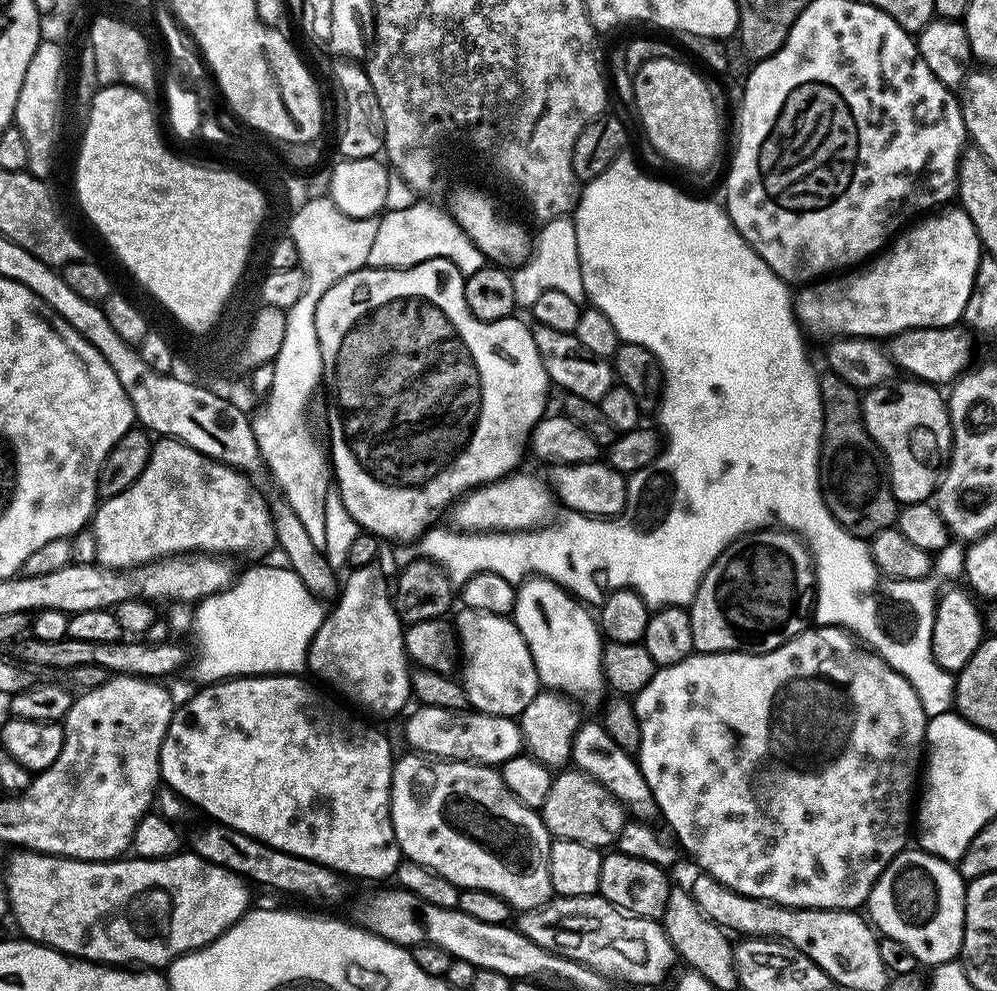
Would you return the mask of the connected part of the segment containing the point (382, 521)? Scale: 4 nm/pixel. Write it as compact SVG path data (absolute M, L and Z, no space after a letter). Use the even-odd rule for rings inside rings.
M430 258L430 259L429 259L429 260L427 260L427 261L426 261L426 262L422 262L422 263L421 263L421 264L415 264L415 265L414 265L414 266L410 266L410 267L409 267L409 268L370 268L370 267L367 267L367 266L365 266L365 267L363 267L363 268L359 268L359 269L358 269L358 270L357 270L357 271L356 271L356 272L351 272L351 273L350 273L350 274L346 274L346 278L342 278L342 279L341 279L341 280L339 280L339 281L338 281L338 282L334 282L334 286L330 286L330 290L326 290L326 294L322 294L322 302L318 302L318 306L317 306L317 307L316 307L316 329L317 329L317 330L318 330L318 342L319 342L319 343L320 343L320 349L321 349L321 350L322 350L322 366L323 366L323 367L324 367L324 378L323 378L323 381L322 381L322 384L323 384L323 387L324 387L324 388L325 388L325 389L326 389L326 388L327 388L327 387L328 387L328 432L329 432L329 434L330 434L330 435L332 435L332 448L331 448L331 444L330 444L330 463L331 463L331 465L332 465L332 467L333 467L333 469L334 469L334 480L335 480L335 483L336 483L336 484L337 484L337 485L338 485L338 492L339 492L339 488L340 488L340 496L341 496L341 498L342 498L342 499L344 499L344 508L345 508L345 510L346 510L346 511L348 511L348 512L349 512L349 514L350 514L350 515L352 515L352 516L353 516L353 518L354 518L354 519L356 519L356 520L357 520L357 522L358 522L358 523L360 523L360 525L359 525L359 527L360 527L360 528L361 528L361 529L363 529L363 531L365 531L365 532L372 532L372 533L374 533L374 535L375 535L375 536L379 536L379 537L381 537L381 538L383 538L383 539L384 539L384 540L385 540L385 541L388 541L388 540L409 540L409 542L415 542L415 541L417 541L417 540L419 540L419 539L420 539L420 537L421 537L421 536L423 536L423 535L424 535L424 533L425 533L425 532L427 532L427 531L428 531L428 529L429 529L429 528L431 528L431 527L433 527L433 525L435 525L435 524L436 524L436 523L437 523L437 521L439 521L439 520L436 520L436 519L438 519L438 518L439 518L439 516L440 516L440 512L444 512L444 513L447 513L447 512L448 512L448 511L449 511L449 509L451 509L451 507L452 507L452 505L453 505L453 504L455 504L455 503L456 503L456 501L457 501L457 500L459 500L459 499L460 499L460 497L462 497L462 496L464 496L464 495L466 495L466 494L467 494L467 493L468 493L468 492L470 492L470 491L472 491L472 489L473 489L473 488L481 488L481 486L482 486L482 485L484 485L484 484L489 484L489 483L490 483L490 482L494 482L494 481L495 481L495 480L500 480L500 479L502 479L502 478L503 478L503 477L504 477L504 476L510 476L510 475L512 475L512 473L513 473L513 472L515 472L515 471L517 471L517 469L519 469L519 468L520 468L520 467L521 467L521 464L520 464L520 459L522 459L522 458L523 458L523 456L524 456L524 452L525 452L525 456L526 456L526 449L527 449L527 448L528 448L528 447L529 447L529 444L530 444L530 437L531 437L531 434L532 434L532 430L533 430L533 428L535 428L535 426L536 426L536 424L537 424L537 423L538 423L538 421L539 421L539 420L542 420L542 419L544 419L544 417L545 417L545 415L546 415L546 413L547 413L547 412L548 412L548 411L549 411L549 408L548 408L548 388L549 388L549 389L550 389L550 381L549 381L549 378L548 378L548 375L547 375L547 374L546 374L546 366L542 366L542 358L541 358L541 357L540 357L540 355L539 355L539 354L538 354L538 346L534 346L534 338L533 338L533 337L532 337L532 328L531 328L531 327L529 327L529 325L527 325L527 326L526 326L526 325L524 325L524 324L523 324L523 322L522 322L522 321L520 321L520 320L516 320L516 319L517 319L517 317L516 317L516 316L515 316L515 315L511 315L511 316L508 316L508 317L504 317L504 318L502 318L502 319L501 319L501 320L498 320L498 321L482 321L482 320L479 320L479 319L478 319L478 317L475 317L475 316L474 316L474 314L472 314L472 313L471 313L471 310L470 310L470 307L469 307L469 306L468 306L468 305L467 305L467 304L466 304L466 290L465 290L465 289L464 289L464 281L465 281L465 277L464 277L464 276L463 276L463 274L462 274L462 273L461 273L461 272L460 272L460 271L459 271L459 270L458 270L458 266L454 266L454 262L450 262L450 261L449 261L449 260L447 260L447 259L446 259L446 258Z

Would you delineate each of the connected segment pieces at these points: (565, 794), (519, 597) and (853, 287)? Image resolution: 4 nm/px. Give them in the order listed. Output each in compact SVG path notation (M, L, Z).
M560 770L553 777L550 794L538 809L546 830L557 840L582 842L582 846L608 850L613 847L626 819L626 809L602 782L579 770Z
M532 576L517 587L516 604L510 613L533 656L541 685L548 690L559 690L581 705L596 704L601 699L600 704L606 693L602 633L593 613L591 616L587 611L591 612L553 580Z
M948 206L905 227L871 262L801 287L794 296L794 313L807 331L809 328L812 332L829 332L832 338L891 338L908 328L950 328L961 323L966 302L970 302L981 255L974 222L970 222L963 208Z

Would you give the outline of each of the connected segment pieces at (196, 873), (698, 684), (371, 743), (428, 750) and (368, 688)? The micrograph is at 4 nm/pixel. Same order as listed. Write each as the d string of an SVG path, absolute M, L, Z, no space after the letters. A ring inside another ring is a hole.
M33 850L33 852L16 852L8 860L8 869L4 872L3 887L8 890L8 907L10 916L16 919L20 927L21 937L34 940L38 944L45 944L47 948L57 948L78 960L90 960L93 964L107 964L109 966L143 966L148 970L164 970L172 961L187 952L196 952L210 942L214 942L222 933L243 918L249 911L248 888L249 881L232 872L229 868L218 866L206 858L197 856L191 850L181 850L174 856L167 856L161 860L141 860L139 858L121 858L119 860L71 860L69 856L49 856L47 852Z
M805 630L805 631L803 631L803 632L801 632L801 633L800 633L800 635L798 635L798 636L795 636L795 637L794 637L794 638L793 638L793 639L792 639L792 640L791 640L791 641L790 641L790 642L786 642L786 643L785 643L785 644L783 644L783 645L782 645L782 646L778 646L778 650L770 650L770 651L769 651L769 652L701 652L701 653L699 653L699 654L693 654L693 655L690 655L690 656L688 656L688 657L687 657L687 658L686 658L686 659L685 659L685 660L683 660L683 661L682 661L682 662L678 662L678 663L677 663L677 664L665 664L665 665L663 665L663 666L660 666L660 667L657 667L657 669L656 669L656 673L655 673L655 674L654 674L654 678L650 678L650 682L649 682L649 683L648 683L648 684L647 684L647 685L646 685L646 686L642 686L642 690L641 690L641 691L640 691L640 692L638 692L638 693L636 693L636 695L635 695L635 697L634 697L634 703L635 703L635 705L636 705L636 713L637 713L637 714L638 714L638 722L639 722L639 723L640 723L640 725L641 725L641 726L642 726L642 742L641 742L641 748L640 748L640 751L639 751L639 753L638 753L638 763L639 763L639 765L640 765L640 769L641 769L641 770L642 770L642 774L643 774L643 775L644 775L644 777L645 777L645 778L646 778L646 782L647 782L647 783L648 783L648 785L649 785L649 786L650 786L650 790L651 790L651 791L652 791L652 796L653 796L653 798L654 798L654 799L656 799L656 807L657 807L657 809L658 809L658 812L659 812L659 815L660 815L660 816L661 816L661 817L662 817L662 820L663 820L663 816L664 816L664 820L665 820L665 822L666 822L666 823L668 823L668 824L669 824L669 826L670 826L670 827L672 827L672 830L673 830L673 832L674 832L674 833L675 833L675 834L676 834L676 836L677 836L677 837L676 837L676 836L675 836L675 839L676 839L676 840L677 840L677 841L679 841L679 843L680 843L680 844L681 844L681 845L682 845L682 848L683 848L683 844L682 844L682 843L684 843L684 848L685 848L685 850L686 850L686 851L688 851L688 852L689 852L689 854L690 854L690 855L692 855L692 856L693 856L693 858L694 858L694 859L696 859L696 860L697 860L697 862L698 862L698 863L700 863L700 864L701 864L701 866L702 866L702 867L704 867L704 868L701 868L701 869L703 869L703 871L704 871L704 872L705 872L705 873L707 873L707 875L710 875L710 876L713 876L713 877L714 877L714 878L718 878L718 882L722 882L722 886L726 886L726 887L727 887L727 888L729 888L729 889L730 889L730 890L734 890L734 891L735 891L735 892L737 892L737 893L738 893L738 894L742 894L742 895L743 895L743 896L749 896L749 897L750 897L750 898L754 898L754 899L755 899L755 900L767 900L767 901L769 901L769 902L771 902L771 903L773 903L773 904L781 904L781 906L782 906L782 907L784 907L784 908L827 908L827 909L829 909L829 910L856 910L856 909L859 909L859 908L860 908L860 907L861 907L861 906L864 906L864 905L867 905L867 903L868 903L868 895L869 895L869 894L870 894L870 890L871 890L871 889L872 889L872 888L873 888L873 886L875 886L875 885L876 885L876 879L877 879L877 878L878 878L878 877L879 877L879 876L880 876L880 875L882 875L882 873L883 873L883 872L884 872L884 871L885 871L885 870L886 870L886 866L887 866L887 865L888 865L888 864L889 864L889 863L890 863L890 861L891 861L891 860L893 860L893 858L895 858L895 856L897 856L897 855L898 855L898 853L900 853L900 852L902 852L902 851L905 851L905 849L907 849L907 848L908 848L908 847L909 847L909 844L910 844L910 841L908 841L908 832L909 832L909 836L910 836L910 825L911 825L911 824L912 824L912 823L913 823L913 820L914 820L914 807L913 807L913 808L912 808L912 795L914 795L914 794L915 794L915 792L916 792L916 775L918 775L918 774L919 774L919 772L922 772L922 761L923 761L923 760L924 760L924 759L925 759L925 756L926 756L926 737L927 737L927 735L928 735L928 722L929 722L929 717L927 717L927 716L925 716L925 715L924 715L924 711L923 711L923 710L922 710L922 702L921 702L921 701L920 701L920 699L919 699L919 698L918 698L918 694L917 694L917 693L916 693L916 691L915 691L915 690L914 690L914 689L913 689L913 688L912 688L912 683L910 683L910 682L909 682L909 680L907 680L907 678L905 678L905 677L904 677L904 676L903 676L903 675L902 675L902 674L898 674L898 673L897 673L897 672L895 672L895 671L894 671L894 669L892 669L892 668L891 668L891 667L890 667L890 665L889 665L889 664L888 664L888 663L886 663L886 662L885 662L885 660L883 660L883 658L881 658L881 656L878 656L878 655L876 655L876 653L875 653L875 651L872 651L872 650L863 650L863 651L864 651L864 652L852 652L852 653L850 653L850 654L849 654L849 656L840 656L840 657L838 657L838 658L837 658L837 660L836 660L836 661L834 661L834 662L833 662L833 664L832 664L832 665L830 665L830 666L829 666L829 668L828 668L828 672L829 672L829 674L830 674L830 675L832 675L832 680L816 680L816 681L814 681L814 682L813 682L813 684L812 684L812 680L811 680L811 676L820 676L820 675L822 675L822 674L823 674L823 672L824 672L824 667L826 667L826 666L827 666L827 664L828 664L828 652L827 652L827 650L826 650L826 649L824 649L824 636L823 636L823 634L822 634L822 633L820 633L820 632L811 632L811 630ZM783 688L785 688L785 690L786 690L786 691L788 691L788 692L793 692L793 694L794 694L794 695L796 695L796 696L800 696L800 695L802 695L802 694L803 694L803 692L808 692L808 691L810 691L810 690L811 690L811 688L812 688L812 696L813 696L813 698L814 698L814 699L816 699L816 716L815 716L815 714L814 714L814 713L812 713L812 712L811 712L811 710L810 710L810 709L808 709L808 708L804 708L804 709L802 709L802 710L801 710L801 712L788 712L788 713L786 713L786 714L785 714L785 716L784 716L784 745L782 745L782 746L781 746L781 748L780 748L780 749L778 749L778 750L777 750L777 752L776 752L776 744L775 744L775 742L774 742L774 741L772 741L772 707L774 707L774 706L775 706L775 704L776 704L776 695L778 695L778 694L779 694L779 692L780 692L780 691L782 691L782 690L783 690ZM799 744L808 744L808 745L806 745L806 746L805 746L805 748L804 748L804 752L803 752L803 750L802 750L802 749L800 749L800 748L799 748Z
M269 674L266 676L237 676L235 678L229 678L227 680L221 680L215 684L209 684L207 686L201 687L199 690L201 692L196 692L184 705L177 707L172 713L172 720L168 724L168 729L166 730L166 738L162 742L162 750L160 751L160 778L161 781L171 791L174 791L180 795L180 799L187 802L189 805L197 804L206 815L212 816L211 818L217 824L225 824L228 828L233 828L238 830L242 834L247 836L252 836L255 840L260 840L264 844L269 844L272 848L277 848L283 852L289 852L294 854L298 858L306 858L307 860L313 860L319 864L324 865L325 868L333 869L345 877L348 876L361 876L364 880L380 880L376 882L384 882L387 878L395 877L396 867L401 862L402 853L400 847L396 845L396 835L392 829L392 766L394 763L394 755L392 756L392 744L375 728L372 724L367 724L364 720L359 720L354 713L348 708L343 708L339 704L341 701L339 699L331 700L326 693L320 688L315 688L308 680L303 680L305 677L300 674Z
M417 707L417 712L408 720L408 744L413 753L441 760L471 760L474 764L502 766L510 758L521 755L524 748L524 735L519 723L510 717L496 717L494 714L472 710L452 712L449 708Z
M379 563L375 564L367 564L366 566L358 567L351 569L347 574L347 578L344 582L342 582L339 596L335 601L336 608L332 611L332 609L325 615L324 622L322 626L316 631L315 637L313 638L311 645L308 647L306 653L306 666L309 670L309 673L312 672L316 674L320 679L328 682L332 687L336 688L340 693L338 693L341 697L346 696L348 699L365 706L365 708L376 714L380 714L382 716L394 716L398 712L402 711L406 704L412 700L412 680L411 673L412 668L410 665L410 658L405 650L405 642L404 642L404 625L400 620L400 616L396 612L395 601L393 600L391 591L390 591L390 582L386 580L386 576L383 570L380 568L381 565Z

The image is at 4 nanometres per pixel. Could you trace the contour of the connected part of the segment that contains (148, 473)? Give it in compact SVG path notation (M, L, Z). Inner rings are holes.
M160 438L153 443L150 462L146 470L122 494L103 501L97 507L91 521L92 532L98 538L97 561L105 568L127 570L139 564L149 564L166 556L178 556L189 552L209 554L233 554L253 552L264 556L277 547L276 531L268 500L252 484L245 473L211 460L206 454L186 446L180 440Z

